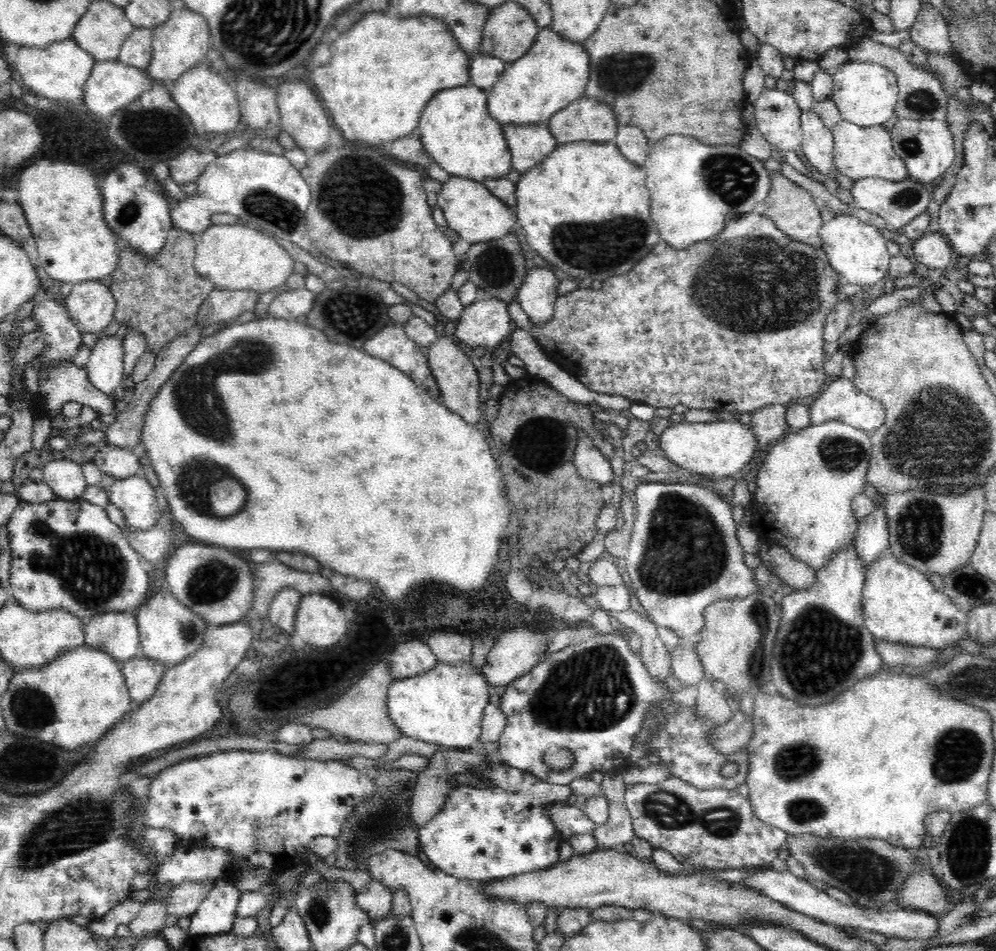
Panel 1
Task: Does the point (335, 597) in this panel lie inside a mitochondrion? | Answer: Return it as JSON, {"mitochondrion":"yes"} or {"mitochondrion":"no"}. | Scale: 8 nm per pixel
{"mitochondrion":"no"}

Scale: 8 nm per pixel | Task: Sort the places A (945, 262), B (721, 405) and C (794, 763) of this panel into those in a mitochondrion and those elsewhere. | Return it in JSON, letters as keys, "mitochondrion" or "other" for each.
{"A":"other","B":"other","C":"mitochondrion"}

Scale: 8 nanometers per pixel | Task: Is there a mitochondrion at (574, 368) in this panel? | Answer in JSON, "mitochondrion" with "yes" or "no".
{"mitochondrion":"no"}

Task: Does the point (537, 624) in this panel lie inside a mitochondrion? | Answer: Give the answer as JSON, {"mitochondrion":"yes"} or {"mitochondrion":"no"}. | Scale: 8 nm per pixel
{"mitochondrion":"no"}

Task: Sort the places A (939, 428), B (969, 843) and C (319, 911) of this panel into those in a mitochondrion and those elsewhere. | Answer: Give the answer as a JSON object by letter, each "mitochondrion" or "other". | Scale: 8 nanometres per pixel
{"A":"mitochondrion","B":"mitochondrion","C":"mitochondrion"}

